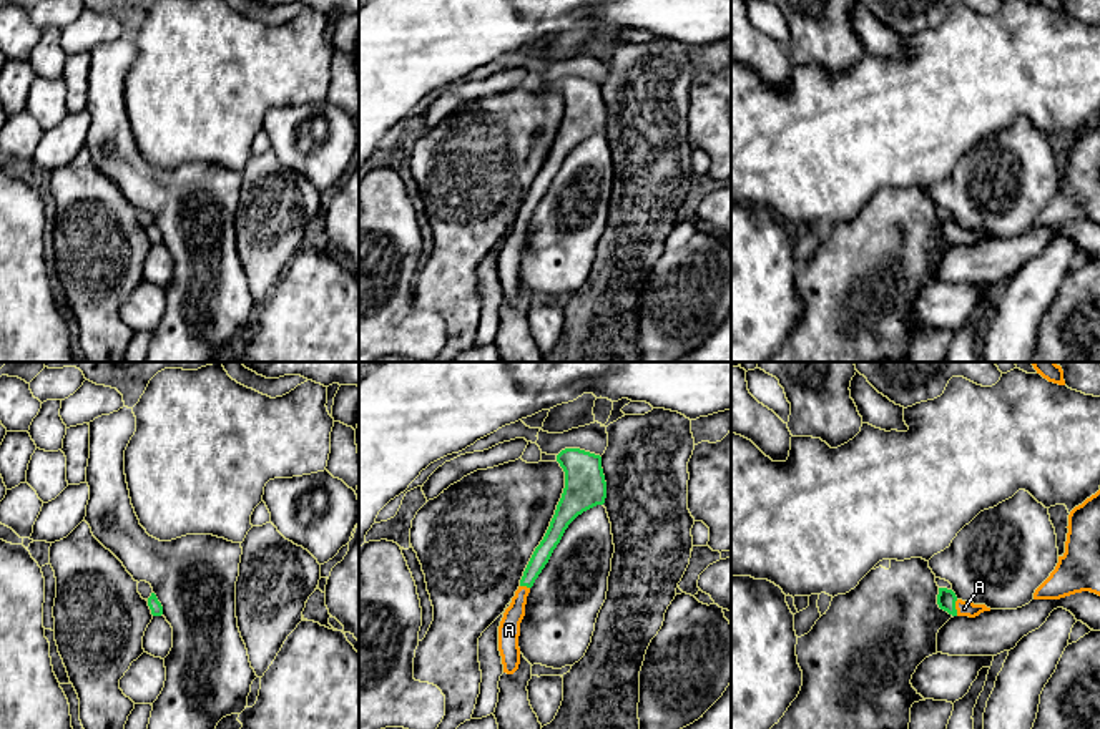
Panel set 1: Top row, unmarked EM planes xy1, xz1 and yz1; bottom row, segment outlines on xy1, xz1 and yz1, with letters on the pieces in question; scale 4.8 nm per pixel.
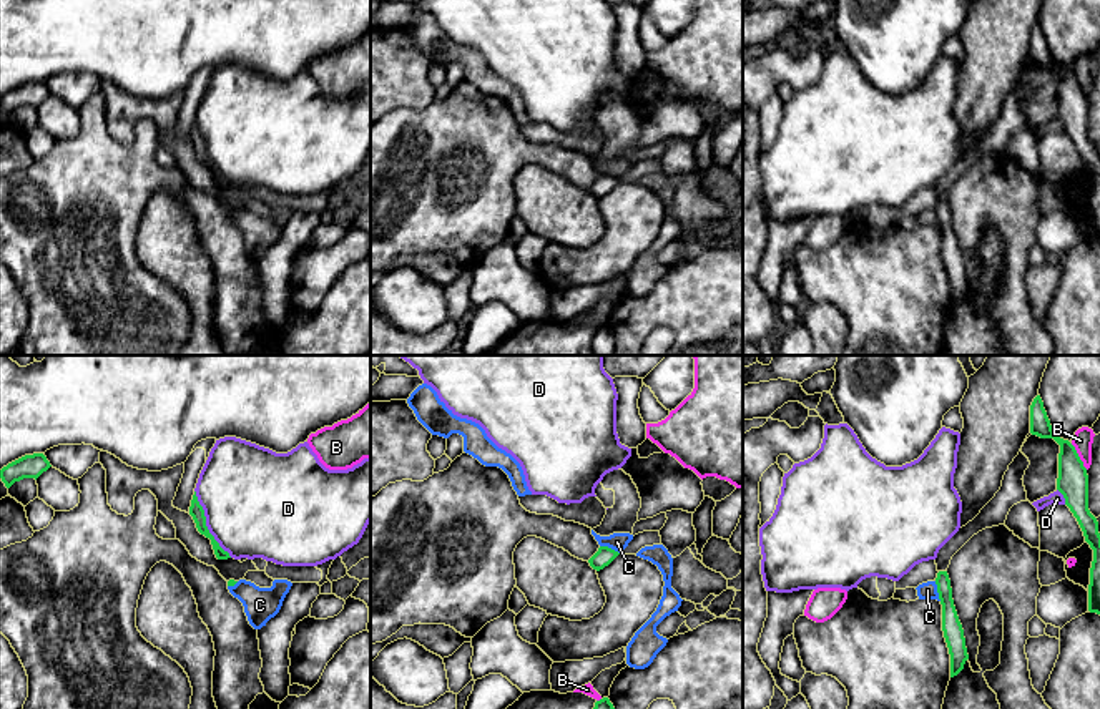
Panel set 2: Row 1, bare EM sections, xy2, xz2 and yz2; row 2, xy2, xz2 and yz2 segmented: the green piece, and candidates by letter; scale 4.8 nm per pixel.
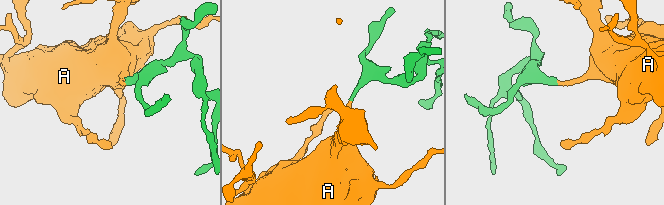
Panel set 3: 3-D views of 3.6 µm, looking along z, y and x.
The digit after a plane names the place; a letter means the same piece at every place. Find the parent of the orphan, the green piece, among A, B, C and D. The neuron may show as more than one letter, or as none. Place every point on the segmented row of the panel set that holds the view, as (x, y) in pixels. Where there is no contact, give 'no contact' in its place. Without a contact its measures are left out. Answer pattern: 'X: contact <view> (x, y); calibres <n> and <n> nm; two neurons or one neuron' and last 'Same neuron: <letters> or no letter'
A: contact yz1 (954, 608); calibres 90 and 70 nm; one neuron
B: contact yz2 (1079, 457); calibres 150 and 100 nm; two neurons
C: contact xz2 (610, 548); calibres 90 and 90 nm; two neurons
D: contact xy2 (205, 523); calibres 70 and 480 nm; two neurons
Same neuron: A

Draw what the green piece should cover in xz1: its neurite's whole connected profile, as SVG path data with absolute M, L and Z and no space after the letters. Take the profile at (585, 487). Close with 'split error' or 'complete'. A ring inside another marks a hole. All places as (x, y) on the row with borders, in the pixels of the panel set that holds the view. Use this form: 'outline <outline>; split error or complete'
outline M565 448L557 455L557 462L565 472L562 498L498 626L498 651L502 656L503 673L507 674L513 674L520 664L520 623L525 616L530 588L548 563L568 525L583 511L603 505L606 498L606 482L600 455L580 448Z; split error

